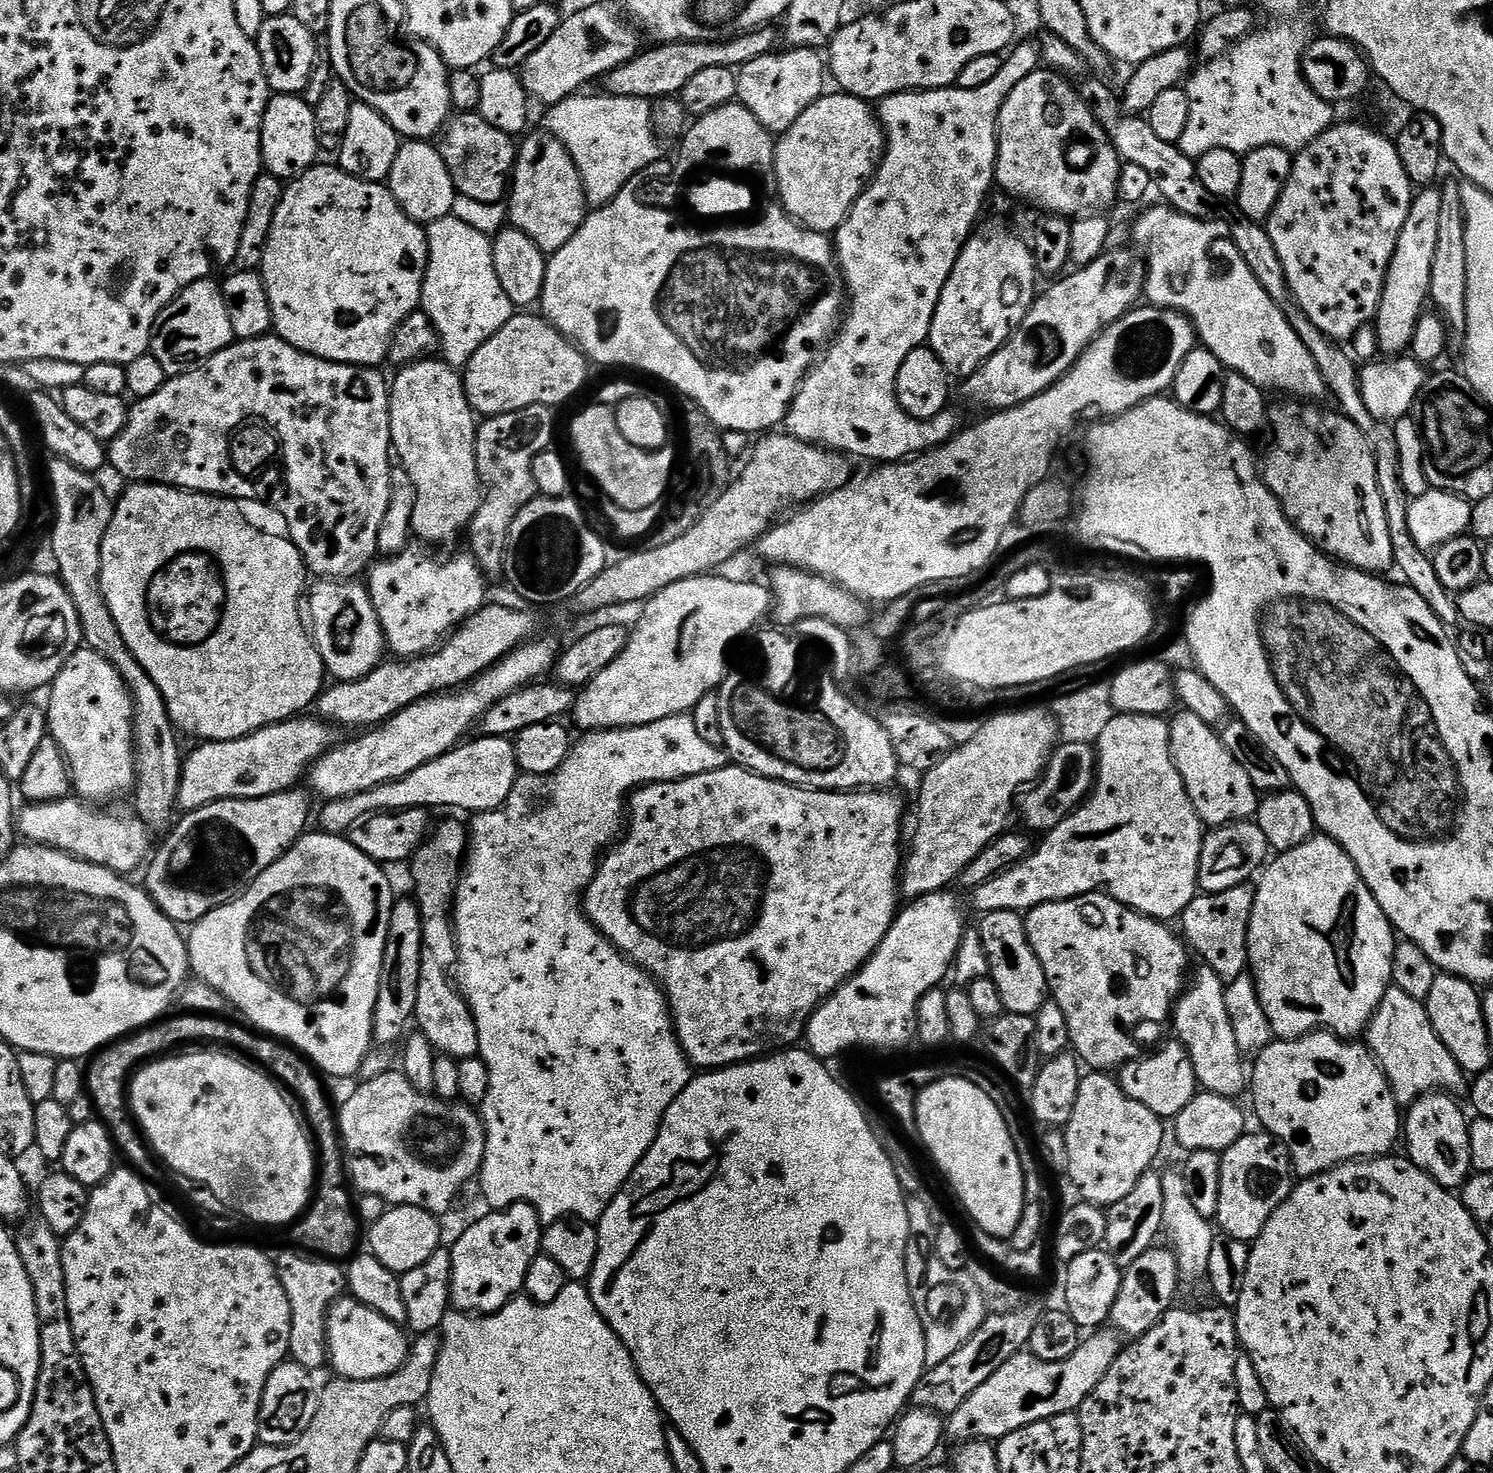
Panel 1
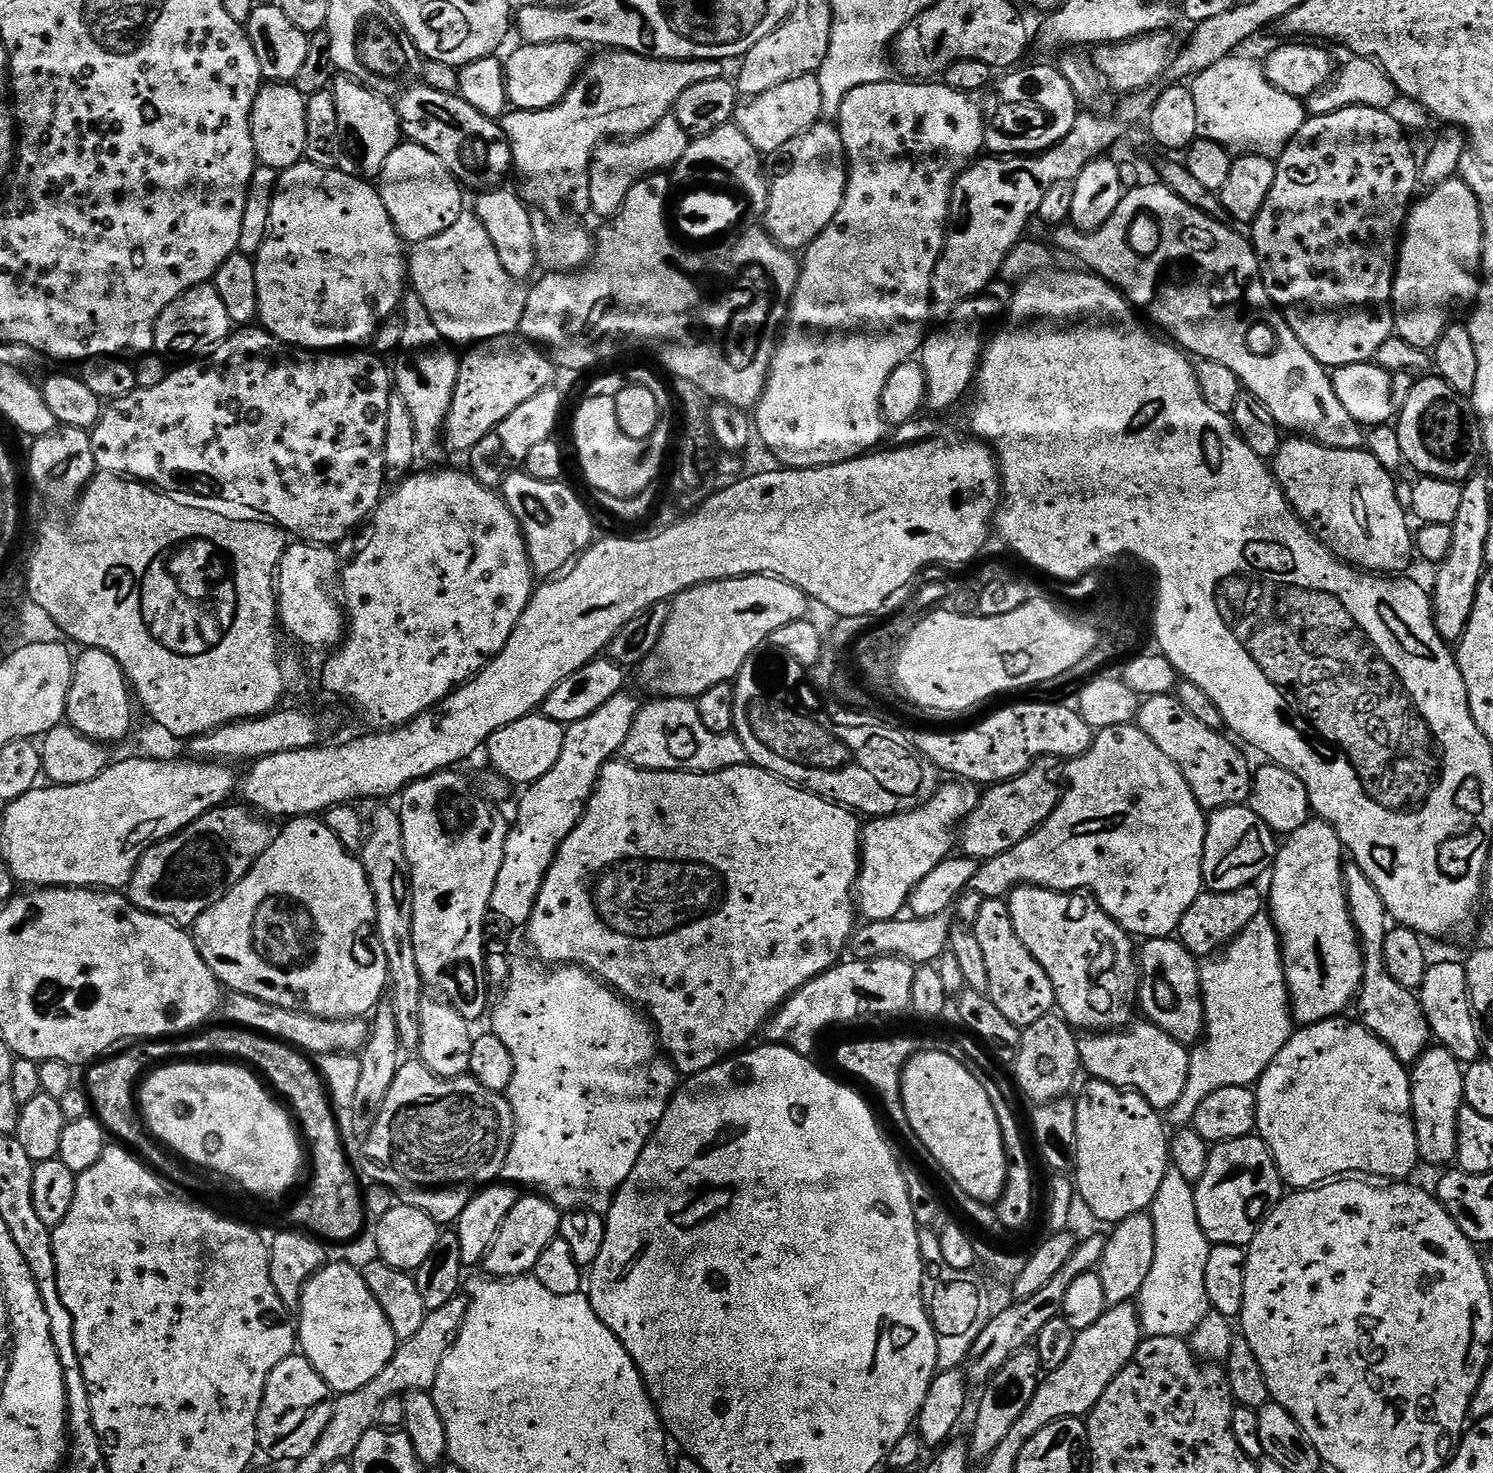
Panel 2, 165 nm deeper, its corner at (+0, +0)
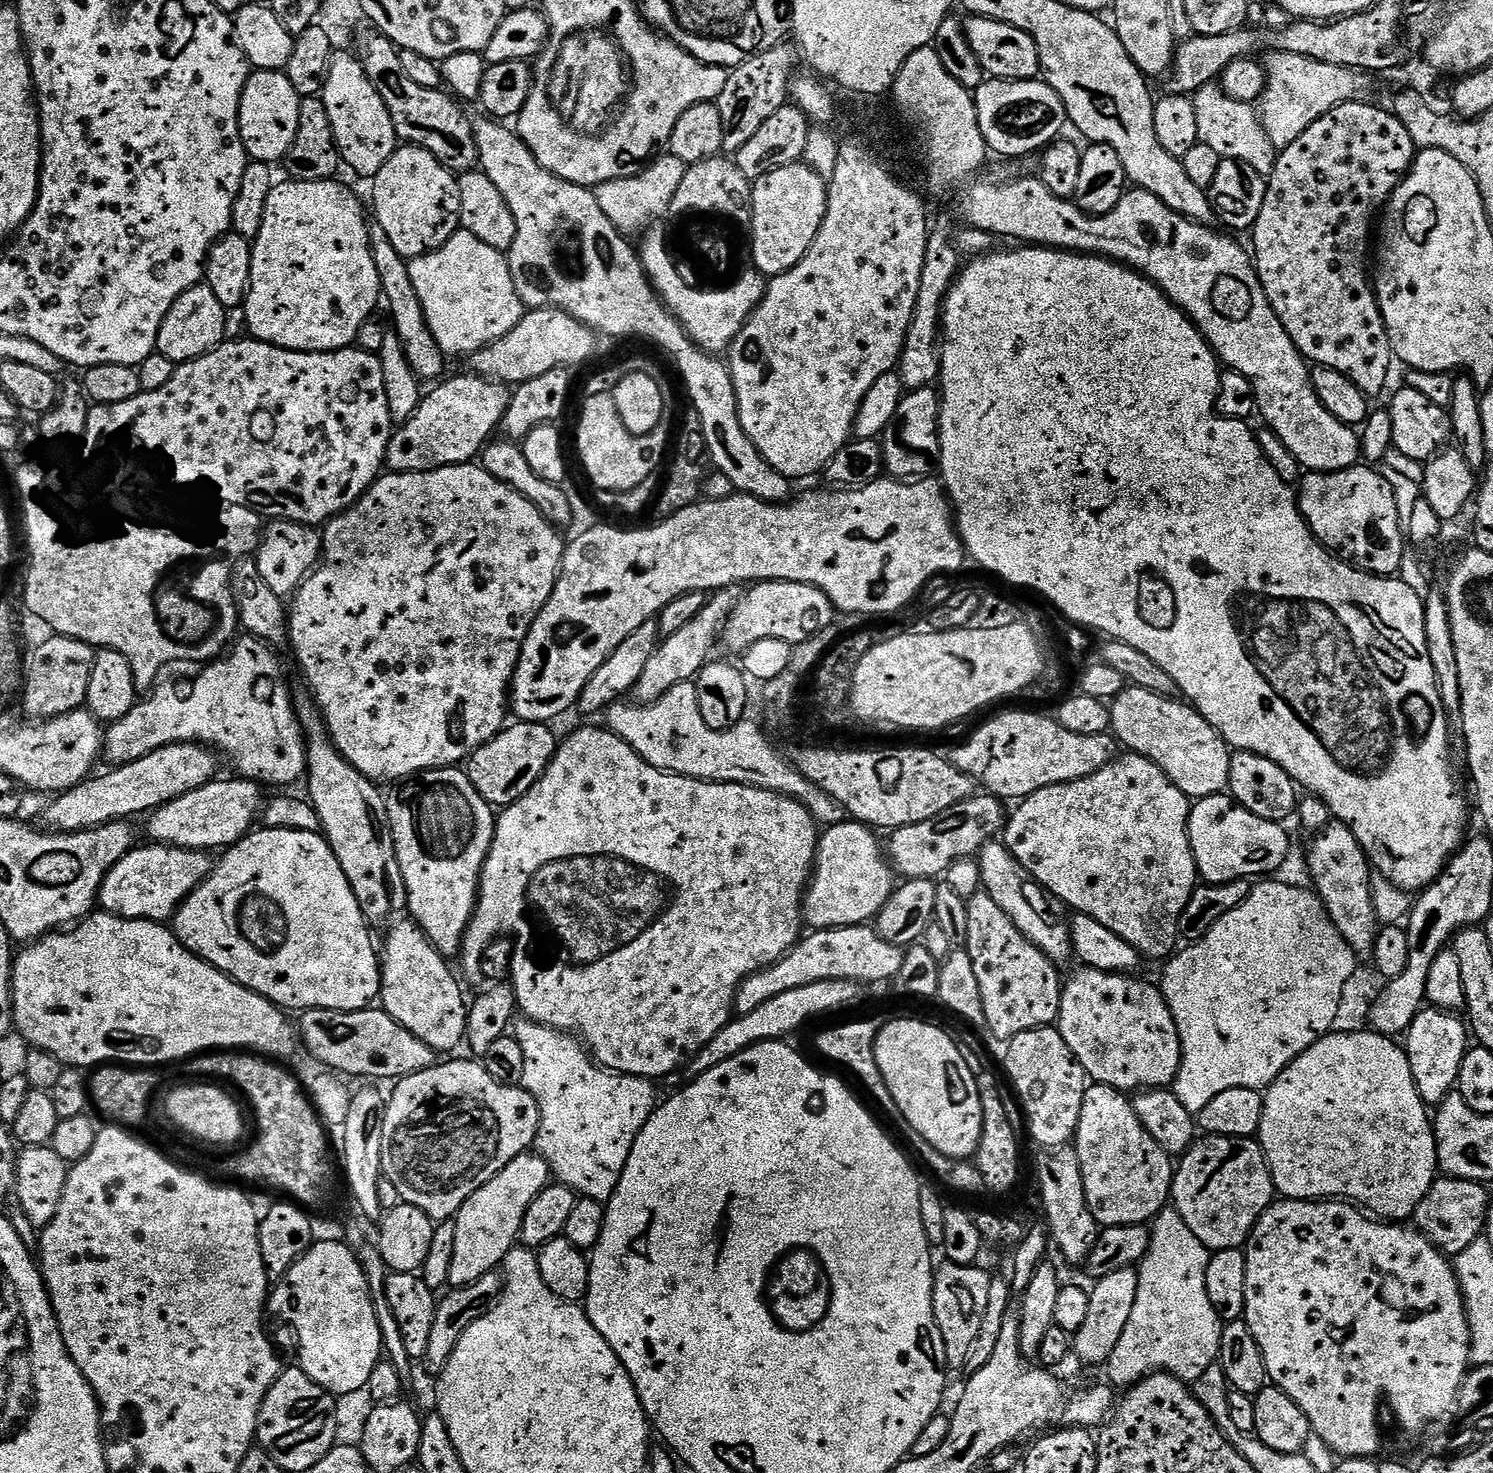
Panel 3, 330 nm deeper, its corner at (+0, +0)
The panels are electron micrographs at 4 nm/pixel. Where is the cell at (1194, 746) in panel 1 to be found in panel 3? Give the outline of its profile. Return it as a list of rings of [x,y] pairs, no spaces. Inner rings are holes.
[[[1128,686],[1111,701],[1110,711],[1115,739],[1123,747],[1125,744],[1129,753],[1153,760],[1190,798],[1219,796],[1228,788],[1229,745],[1191,704]]]

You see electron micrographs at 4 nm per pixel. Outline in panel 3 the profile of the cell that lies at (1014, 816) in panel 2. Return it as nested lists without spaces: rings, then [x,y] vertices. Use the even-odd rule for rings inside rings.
[[[973,794],[933,820],[895,829],[891,833],[892,848],[890,844],[890,860],[895,871],[909,880],[931,880],[943,877],[955,860],[979,857],[1006,827],[1004,808],[1000,805],[1003,803],[995,795],[984,795],[988,796]]]

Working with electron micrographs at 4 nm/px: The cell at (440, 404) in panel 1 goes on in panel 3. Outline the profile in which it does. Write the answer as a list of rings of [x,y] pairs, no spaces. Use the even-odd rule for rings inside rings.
[[[369,223],[368,237],[372,243],[374,266],[378,266],[382,300],[385,305],[388,303],[388,312],[392,315],[393,325],[391,324],[391,327],[400,339],[405,356],[419,379],[424,382],[432,379],[435,381],[445,375],[446,357],[444,351],[438,346],[438,342],[434,342],[434,334],[430,334],[430,326],[426,322],[422,310],[422,302],[418,302],[418,290],[414,290],[414,282],[410,282],[408,260],[402,254],[398,254],[398,250],[394,250],[394,246],[390,246],[390,238],[386,238],[386,230],[382,230],[380,224]]]

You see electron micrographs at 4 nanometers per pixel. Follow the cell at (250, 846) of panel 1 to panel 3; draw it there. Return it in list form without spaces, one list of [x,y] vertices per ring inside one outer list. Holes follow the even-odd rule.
[[[148,842],[145,848],[133,847],[112,868],[100,888],[98,904],[103,911],[119,914],[126,920],[168,922],[205,878],[212,875],[214,860],[198,848],[174,848],[171,844]]]

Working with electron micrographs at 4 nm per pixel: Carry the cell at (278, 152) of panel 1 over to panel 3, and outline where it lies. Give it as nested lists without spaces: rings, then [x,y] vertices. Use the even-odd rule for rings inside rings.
[[[253,71],[249,75],[240,99],[240,137],[249,161],[276,166],[288,155],[298,134],[298,110],[301,96],[290,86],[290,78],[283,72]]]

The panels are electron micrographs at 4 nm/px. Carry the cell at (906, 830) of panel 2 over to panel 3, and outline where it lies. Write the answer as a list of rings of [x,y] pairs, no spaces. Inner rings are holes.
[[[859,822],[834,824],[827,832],[818,849],[814,879],[802,904],[807,927],[845,928],[875,921],[898,884],[885,845],[880,845],[876,837],[879,835],[869,825]]]

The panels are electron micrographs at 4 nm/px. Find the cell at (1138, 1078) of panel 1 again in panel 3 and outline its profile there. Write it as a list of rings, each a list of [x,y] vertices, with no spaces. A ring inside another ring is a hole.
[[[1087,966],[1077,969],[1062,984],[1058,1027],[1062,1038],[1066,1038],[1066,1046],[1070,1046],[1070,1050],[1076,1055],[1076,1060],[1083,1066],[1089,1081],[1117,1088],[1125,1094],[1132,1094],[1137,1090],[1164,1090],[1175,1085],[1182,1046],[1178,1026],[1159,987],[1155,983],[1135,980],[1137,977],[1132,974],[1103,972]]]

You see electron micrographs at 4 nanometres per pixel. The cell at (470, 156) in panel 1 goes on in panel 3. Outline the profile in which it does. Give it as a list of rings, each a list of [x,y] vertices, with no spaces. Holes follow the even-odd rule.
[[[372,34],[358,51],[358,59],[364,63],[370,82],[374,82],[374,90],[382,94],[386,110],[390,110],[397,137],[405,145],[425,148],[454,174],[473,171],[480,155],[470,116],[460,109],[463,107],[447,91],[440,88],[426,90],[426,86],[418,86],[411,78],[406,78],[400,54],[401,49],[393,44],[389,36],[379,34]]]

